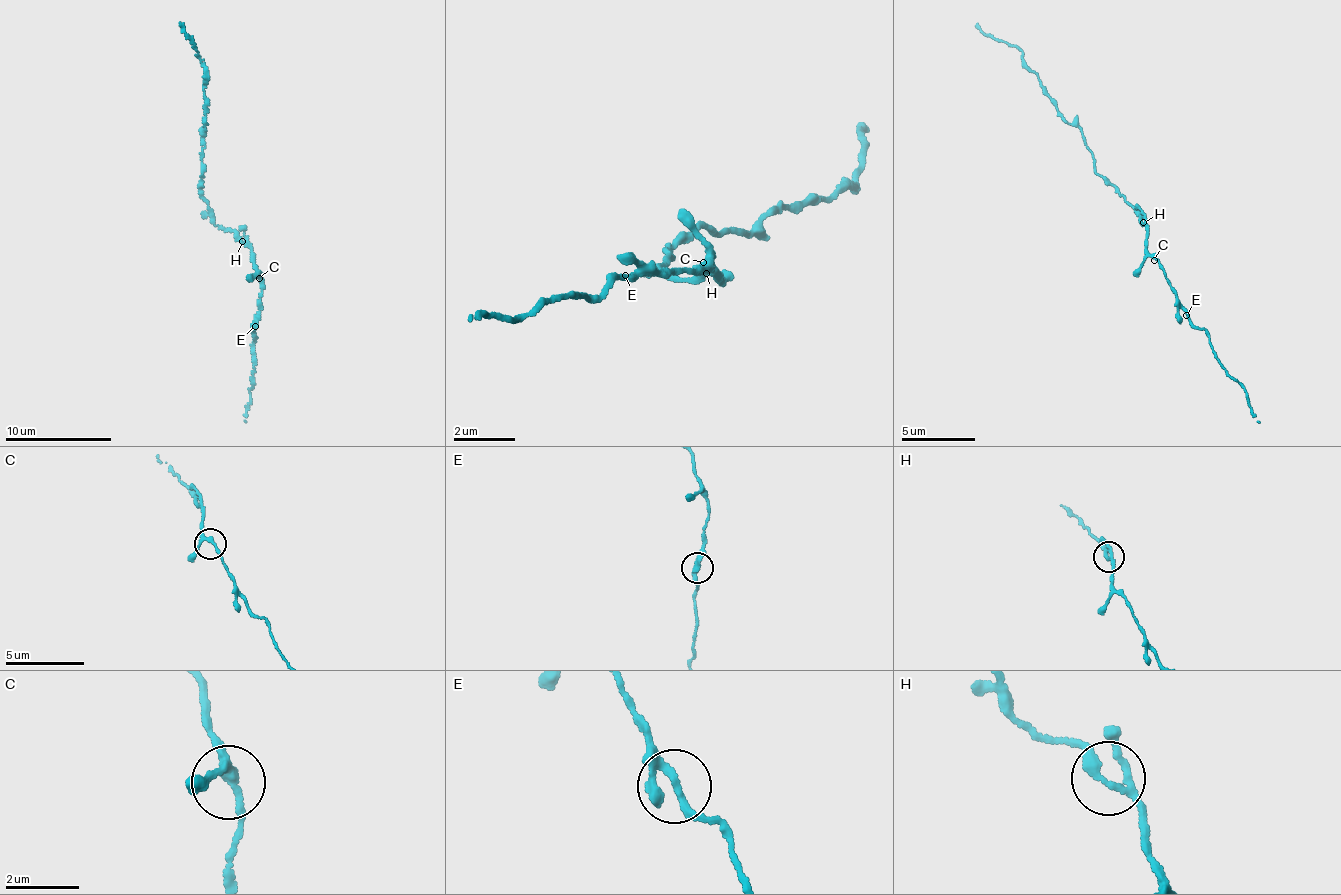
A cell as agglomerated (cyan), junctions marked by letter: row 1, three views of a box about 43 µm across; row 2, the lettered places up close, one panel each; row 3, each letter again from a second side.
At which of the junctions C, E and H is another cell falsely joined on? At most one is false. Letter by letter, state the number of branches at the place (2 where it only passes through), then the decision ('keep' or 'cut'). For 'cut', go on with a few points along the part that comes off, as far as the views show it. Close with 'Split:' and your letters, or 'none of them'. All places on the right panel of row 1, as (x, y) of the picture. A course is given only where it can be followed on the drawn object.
C: 3 branches meet; keep
E: 3 branches meet; keep
H: 3 branches meet; keep
Split: none of them

